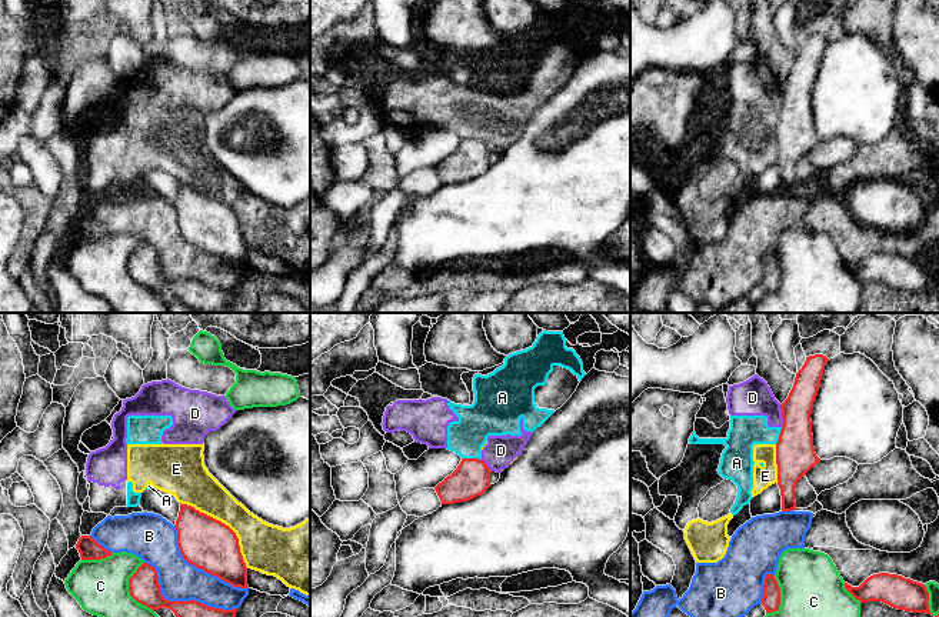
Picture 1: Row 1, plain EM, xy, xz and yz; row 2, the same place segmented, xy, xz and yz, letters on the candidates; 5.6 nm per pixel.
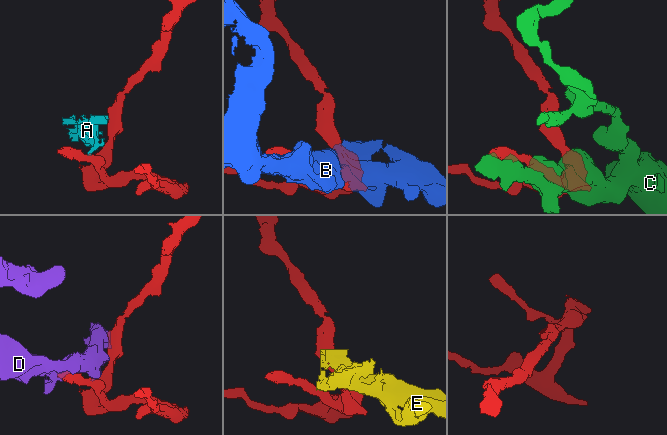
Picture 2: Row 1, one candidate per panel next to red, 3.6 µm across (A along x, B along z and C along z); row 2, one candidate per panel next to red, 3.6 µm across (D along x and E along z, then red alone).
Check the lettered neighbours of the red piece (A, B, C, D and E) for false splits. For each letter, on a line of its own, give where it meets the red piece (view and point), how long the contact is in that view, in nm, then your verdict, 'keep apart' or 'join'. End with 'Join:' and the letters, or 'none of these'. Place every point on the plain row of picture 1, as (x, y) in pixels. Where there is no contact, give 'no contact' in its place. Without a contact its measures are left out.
A: meets red in xz at (470, 139); contact 110 nm long; keep apart
B: meets red in xy at (182, 282); contact 600 nm long; keep apart
C: meets red in xy at (129, 270); contact 300 nm long; keep apart
D: meets red in yz at (782, 96); contact 130 nm long; keep apart
E: meets red in xy at (223, 203); contact 550 nm long; keep apart
Join: none of these

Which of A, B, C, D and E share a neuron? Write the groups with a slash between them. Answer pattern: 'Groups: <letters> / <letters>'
Groups: A D E / B / C

